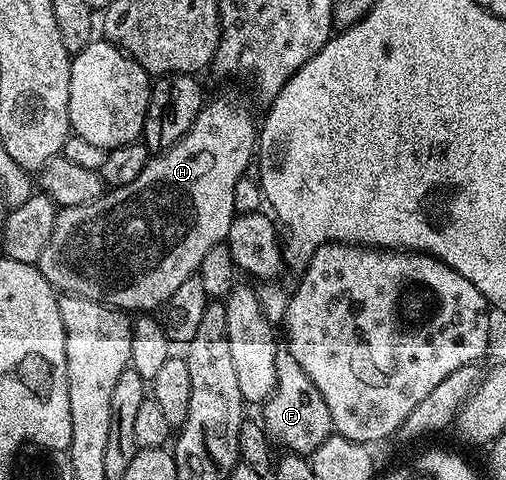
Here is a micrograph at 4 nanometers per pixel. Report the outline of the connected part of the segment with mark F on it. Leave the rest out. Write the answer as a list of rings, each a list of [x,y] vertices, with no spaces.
[[[279,349],[276,356],[276,372],[278,380],[274,395],[267,402],[261,403],[260,421],[266,428],[266,435],[275,447],[283,446],[283,451],[291,454],[309,456],[328,440],[333,431],[332,416],[328,412],[328,404],[324,404],[324,396],[320,396],[320,388],[308,380],[308,372],[296,364],[289,349]]]

